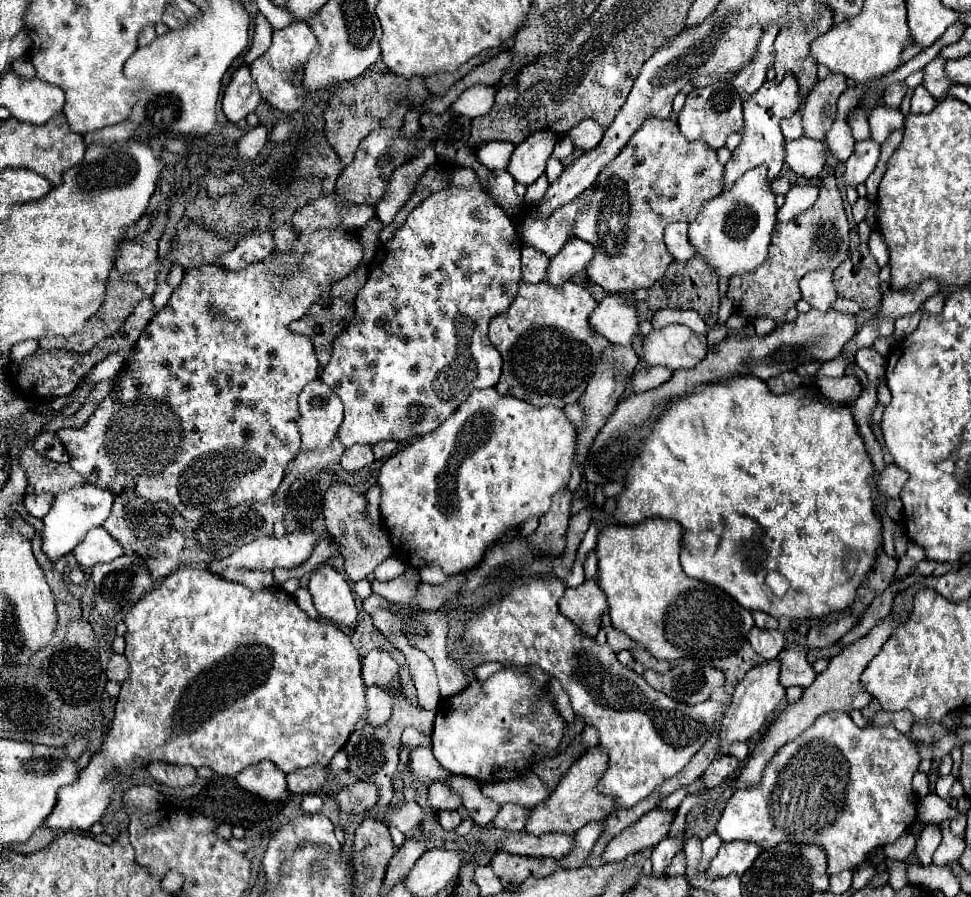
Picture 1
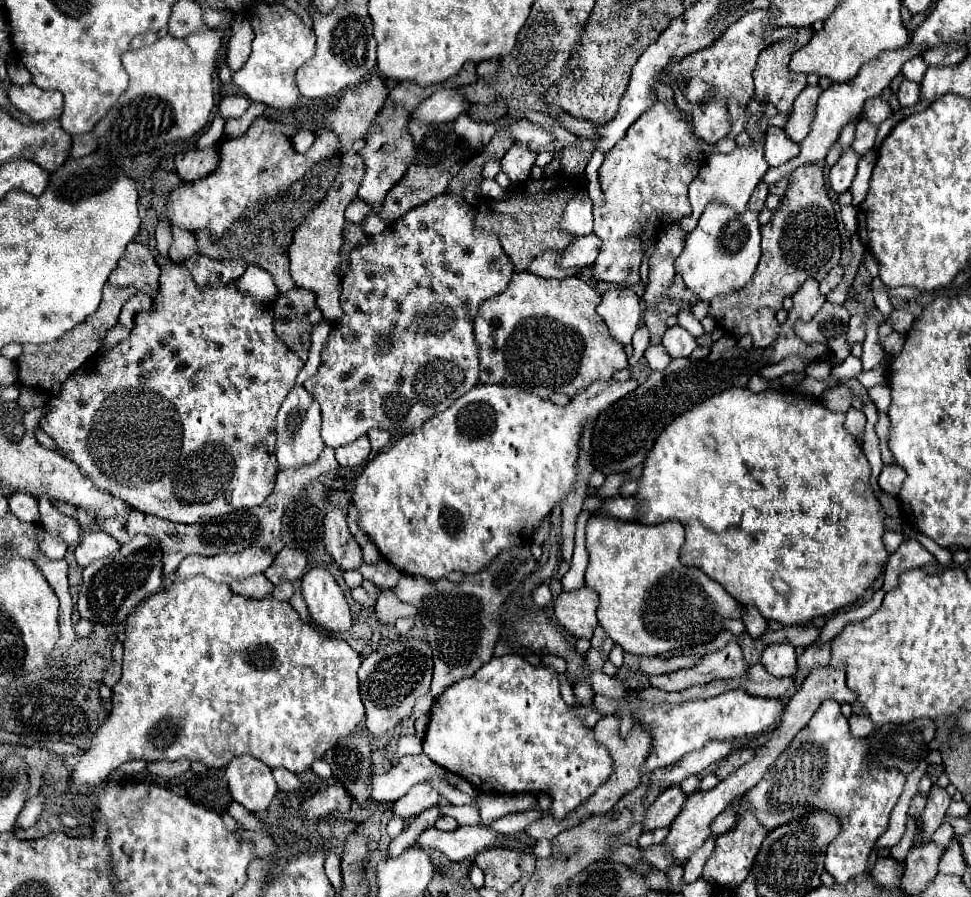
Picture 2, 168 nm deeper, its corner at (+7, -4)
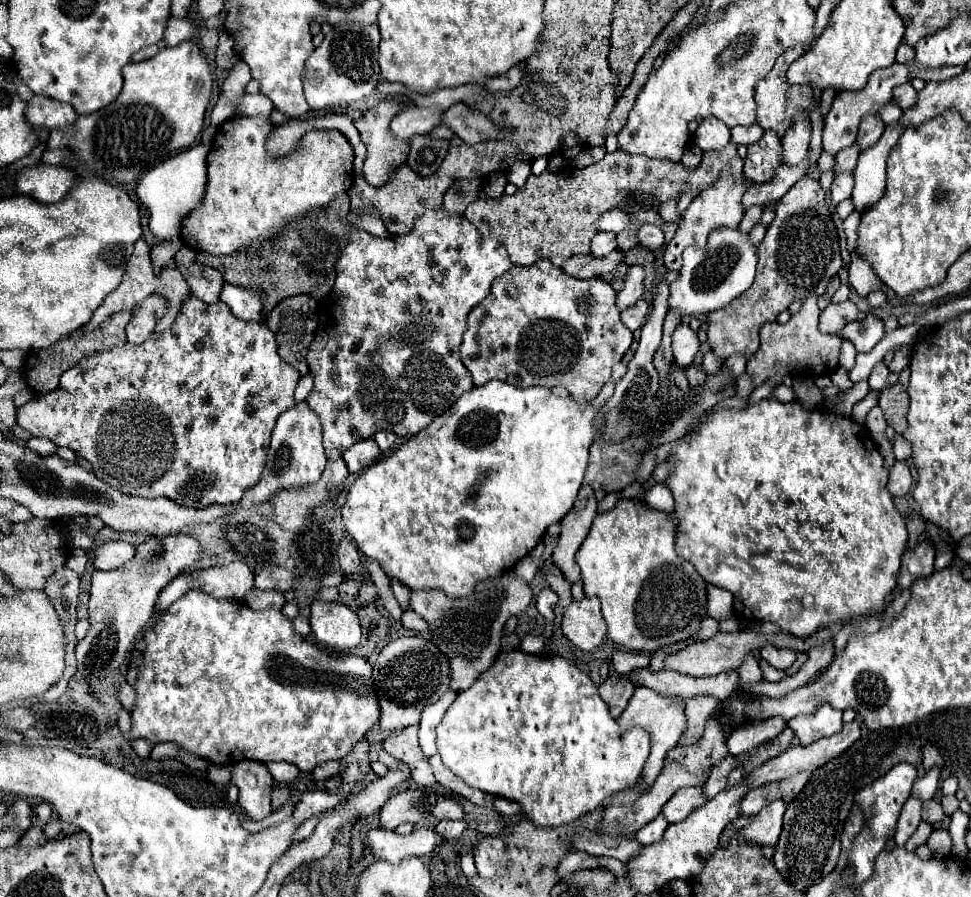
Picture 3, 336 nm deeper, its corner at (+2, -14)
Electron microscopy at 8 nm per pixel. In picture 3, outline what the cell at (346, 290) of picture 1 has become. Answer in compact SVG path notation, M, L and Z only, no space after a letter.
M295 295L295 297L287 297L283 299L265 319L267 327L275 333L277 345L279 345L279 355L291 363L301 375L309 373L309 365L307 365L307 351L309 351L309 343L313 341L313 335L317 331L317 323L319 323L319 303L309 297L309 295Z

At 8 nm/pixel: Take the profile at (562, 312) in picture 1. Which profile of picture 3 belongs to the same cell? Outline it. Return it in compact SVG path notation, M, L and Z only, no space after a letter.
M547 259L531 267L513 267L499 277L491 295L481 301L471 313L463 335L461 359L477 387L501 379L509 385L527 387L565 387L575 399L595 399L603 385L611 379L611 369L623 359L633 343L631 331L621 323L615 307L615 291L601 279L575 279L553 267Z

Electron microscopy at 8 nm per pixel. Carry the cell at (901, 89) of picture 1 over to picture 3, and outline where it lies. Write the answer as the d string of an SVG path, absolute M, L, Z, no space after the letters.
M879 113L873 115L865 115L865 119L861 119L861 127L859 127L859 135L857 135L857 143L861 149L867 149L871 145L875 145L879 141L879 137L883 135L885 123L881 121Z

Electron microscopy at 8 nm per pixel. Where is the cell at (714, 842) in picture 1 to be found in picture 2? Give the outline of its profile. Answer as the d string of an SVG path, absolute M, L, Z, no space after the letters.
M730 805L728 809L724 809L724 813L720 813L720 815L714 819L714 823L712 823L712 833L714 833L714 835L726 833L726 831L734 825L734 821L736 821L736 809L734 809L734 805Z

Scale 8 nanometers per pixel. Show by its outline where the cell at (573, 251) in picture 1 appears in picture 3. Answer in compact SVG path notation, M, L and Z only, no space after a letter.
M597 233L591 241L591 255L593 257L605 257L613 249L617 249L617 241L613 233Z

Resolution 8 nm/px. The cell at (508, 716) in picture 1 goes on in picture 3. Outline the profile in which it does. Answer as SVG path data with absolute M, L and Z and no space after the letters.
M519 649L499 653L489 671L467 691L459 691L437 727L437 753L443 765L467 785L519 803L535 827L569 825L597 809L605 797L637 785L649 747L643 729L619 729L593 681L573 663L559 655L525 655Z

